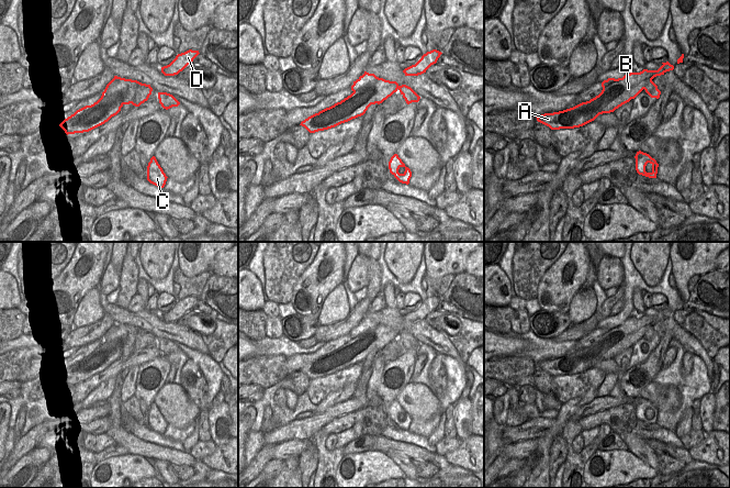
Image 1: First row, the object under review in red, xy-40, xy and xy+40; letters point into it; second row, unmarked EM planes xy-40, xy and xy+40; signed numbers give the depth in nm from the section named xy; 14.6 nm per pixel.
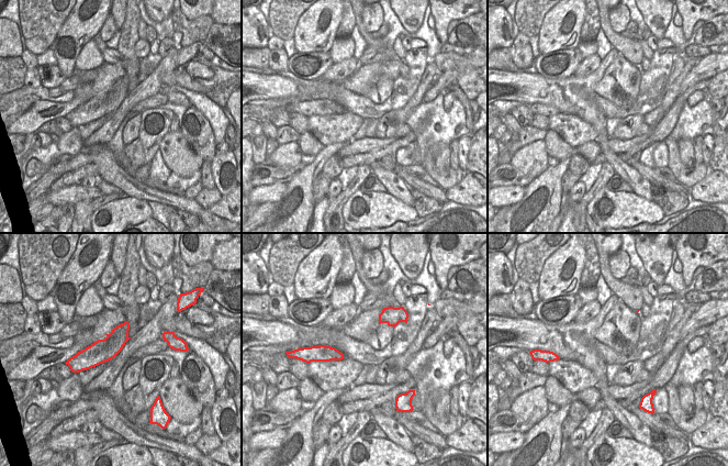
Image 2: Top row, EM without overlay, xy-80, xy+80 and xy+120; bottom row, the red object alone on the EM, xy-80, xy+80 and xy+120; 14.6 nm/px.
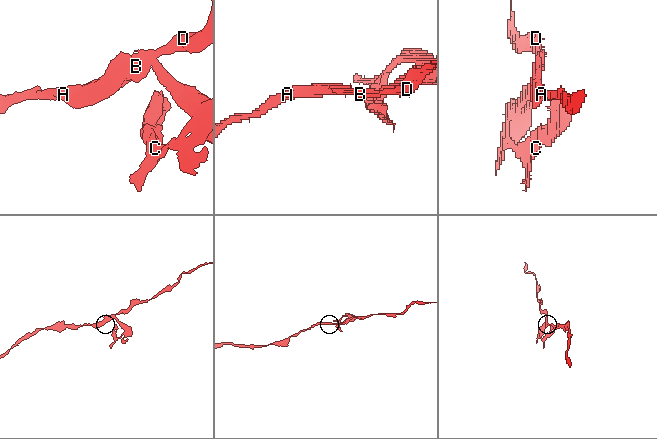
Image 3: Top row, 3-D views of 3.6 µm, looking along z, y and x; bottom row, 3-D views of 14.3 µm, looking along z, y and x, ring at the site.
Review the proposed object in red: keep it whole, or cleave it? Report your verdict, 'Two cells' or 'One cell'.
Two cells.

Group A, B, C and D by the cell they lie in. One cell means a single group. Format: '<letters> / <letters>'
A B D / C

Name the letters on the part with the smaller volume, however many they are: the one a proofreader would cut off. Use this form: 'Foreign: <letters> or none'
Foreign: C

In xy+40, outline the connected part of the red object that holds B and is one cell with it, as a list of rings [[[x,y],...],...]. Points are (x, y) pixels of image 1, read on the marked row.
[[[669,62],[662,64],[658,70],[643,69],[626,74],[622,78],[608,78],[602,82],[603,90],[595,98],[563,111],[541,114],[536,117],[537,121],[551,130],[583,126],[599,114],[614,112],[634,99],[654,77],[674,69]]]

